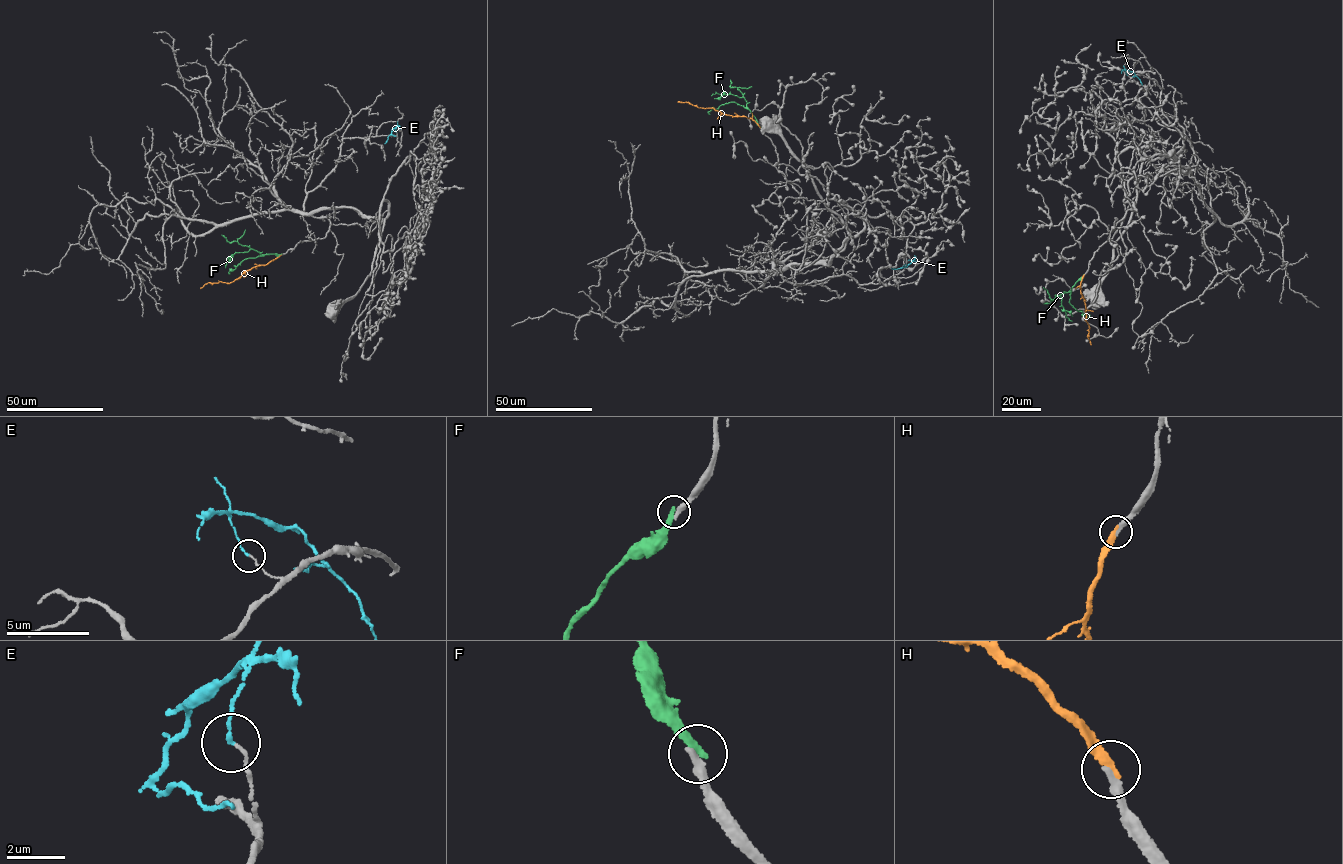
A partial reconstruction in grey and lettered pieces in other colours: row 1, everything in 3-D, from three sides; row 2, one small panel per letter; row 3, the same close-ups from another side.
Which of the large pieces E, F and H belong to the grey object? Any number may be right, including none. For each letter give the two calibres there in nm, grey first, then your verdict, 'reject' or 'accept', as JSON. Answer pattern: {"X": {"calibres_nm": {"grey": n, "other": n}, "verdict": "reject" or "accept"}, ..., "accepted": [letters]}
{"E": {"calibres_nm": {"grey": 90, "other": 120}, "verdict": "reject"}, "F": {"calibres_nm": {"grey": 300, "other": 260}, "verdict": "reject"}, "H": {"calibres_nm": {"grey": 280, "other": 240}, "verdict": "accept"}, "accepted": ["H"]}

